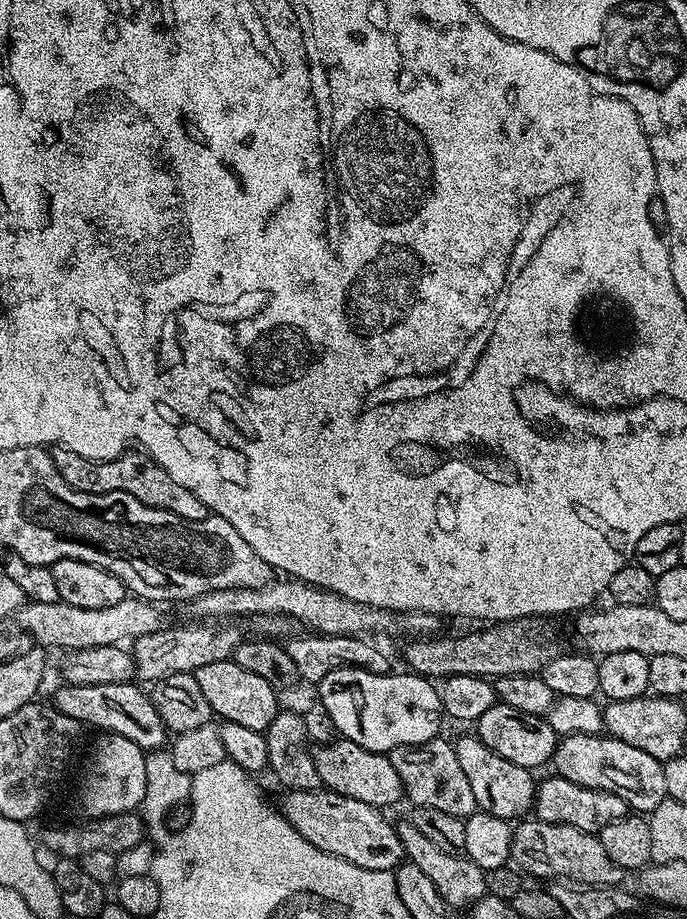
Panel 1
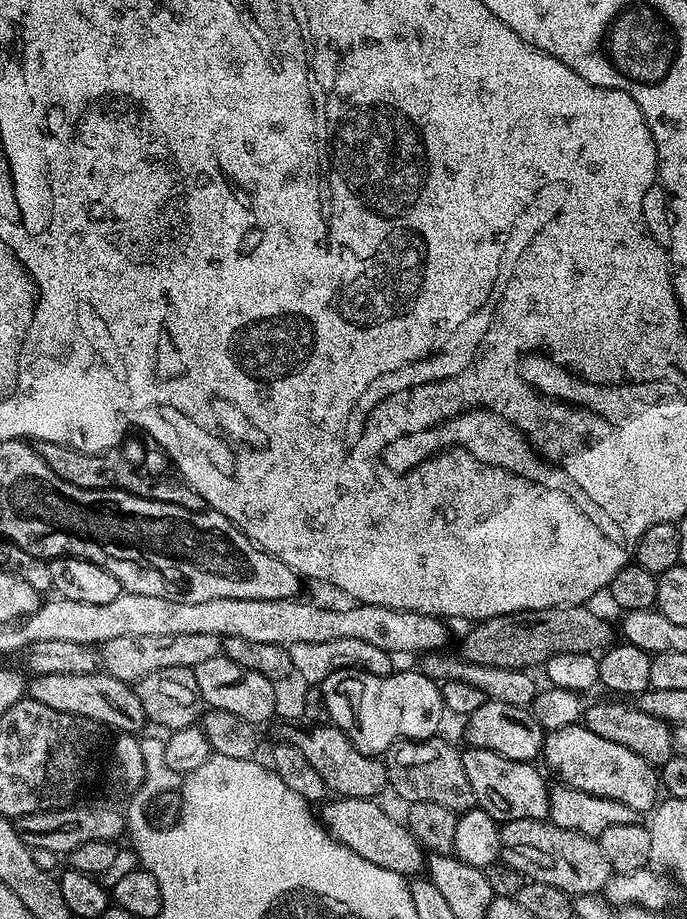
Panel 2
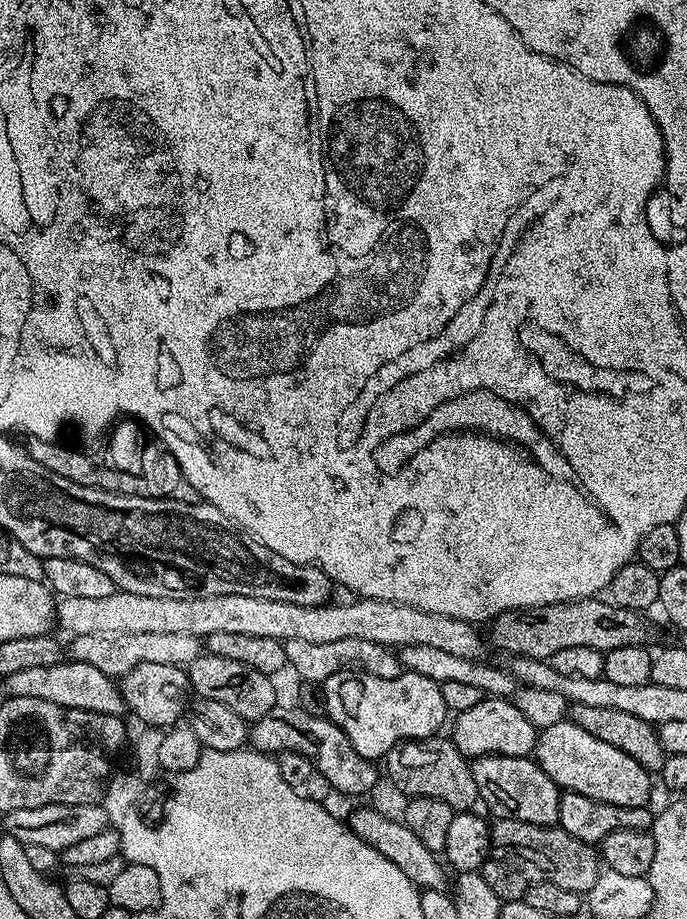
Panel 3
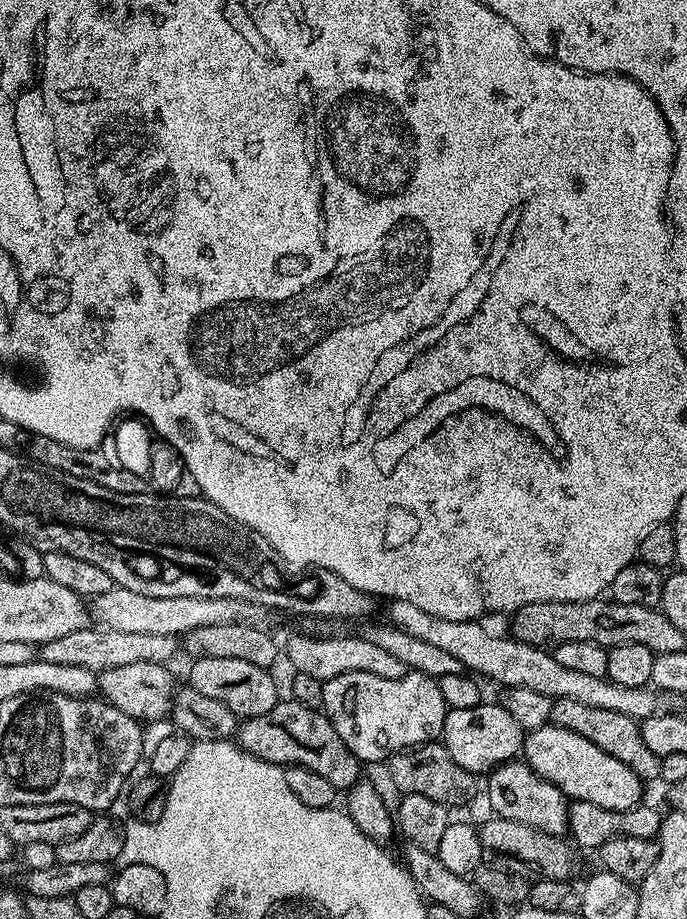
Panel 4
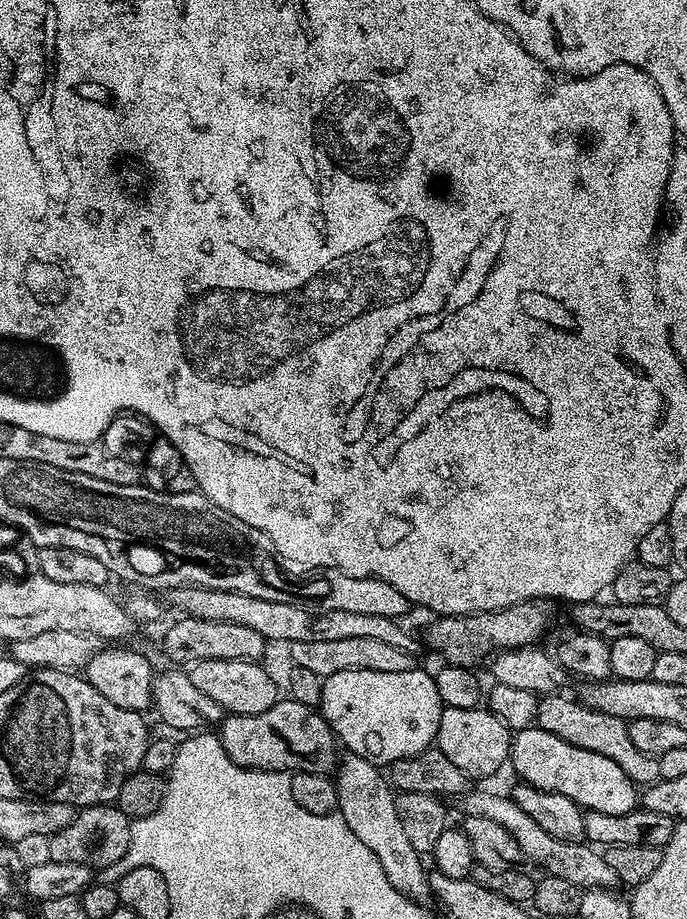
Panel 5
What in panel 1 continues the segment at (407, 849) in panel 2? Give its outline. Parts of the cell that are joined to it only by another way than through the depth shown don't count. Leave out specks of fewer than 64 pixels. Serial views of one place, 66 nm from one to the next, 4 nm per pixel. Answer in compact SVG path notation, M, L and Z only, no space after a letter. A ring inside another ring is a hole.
M292 790L287 795L283 815L315 848L323 848L360 868L379 872L392 872L405 859L400 833L394 824L392 828L379 807L327 790Z

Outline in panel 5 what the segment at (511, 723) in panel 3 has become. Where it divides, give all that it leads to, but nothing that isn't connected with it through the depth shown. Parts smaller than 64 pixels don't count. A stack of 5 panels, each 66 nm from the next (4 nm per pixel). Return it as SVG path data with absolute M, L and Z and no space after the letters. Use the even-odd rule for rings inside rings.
M481 706L470 710L445 708L442 718L438 722L438 734L434 744L439 748L462 774L469 778L476 776L492 776L500 767L509 763L512 754L512 729L506 727L499 718L487 707Z

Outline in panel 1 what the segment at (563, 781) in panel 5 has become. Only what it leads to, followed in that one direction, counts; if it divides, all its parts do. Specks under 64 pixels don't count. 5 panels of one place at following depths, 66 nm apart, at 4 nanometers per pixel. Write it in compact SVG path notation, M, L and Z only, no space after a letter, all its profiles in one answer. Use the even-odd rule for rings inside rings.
M574 734L573 736L563 737L557 743L556 753L552 755L550 764L551 767L556 767L553 768L555 775L566 778L578 786L618 794L618 798L622 798L622 802L626 802L629 809L636 814L651 814L666 798L666 778L662 775L663 763L650 758L650 754L645 754L643 750L638 750L635 746L626 746L626 742L615 740L614 737L607 734L599 736Z

